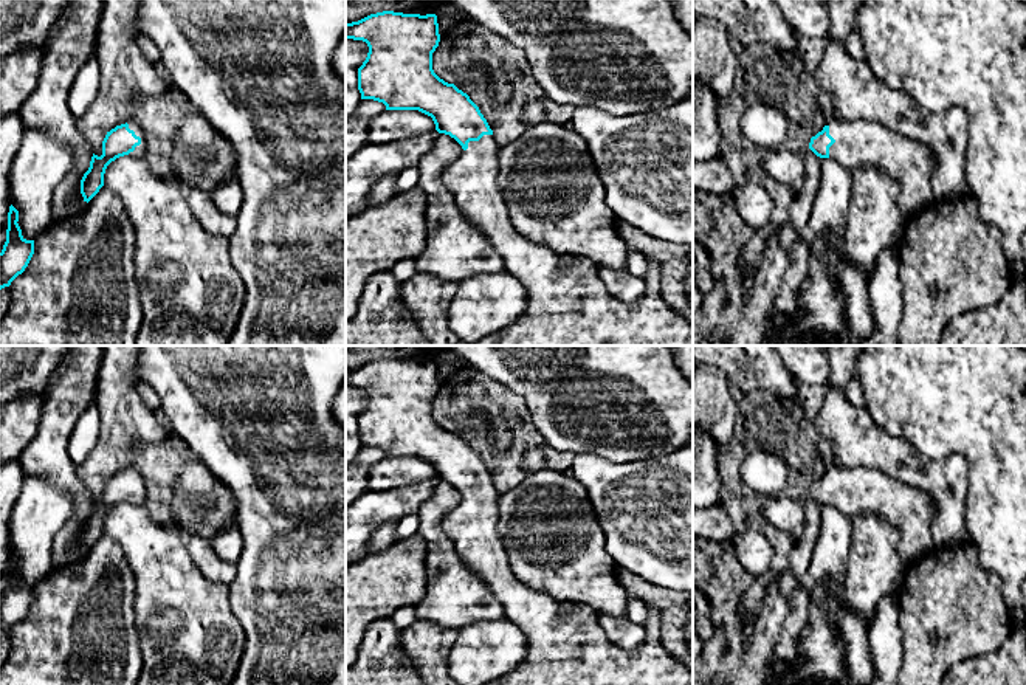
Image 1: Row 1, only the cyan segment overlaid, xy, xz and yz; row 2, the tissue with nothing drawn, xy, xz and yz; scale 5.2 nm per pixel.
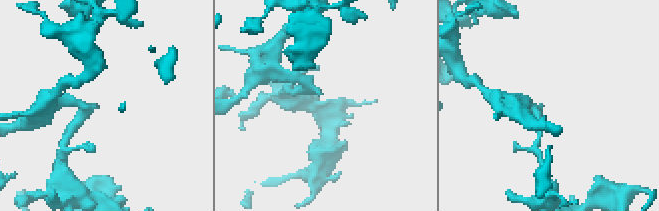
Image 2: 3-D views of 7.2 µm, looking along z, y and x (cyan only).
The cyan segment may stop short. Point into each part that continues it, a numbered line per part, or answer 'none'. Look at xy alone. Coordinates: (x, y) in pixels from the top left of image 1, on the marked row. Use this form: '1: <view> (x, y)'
1: xy (73, 41)

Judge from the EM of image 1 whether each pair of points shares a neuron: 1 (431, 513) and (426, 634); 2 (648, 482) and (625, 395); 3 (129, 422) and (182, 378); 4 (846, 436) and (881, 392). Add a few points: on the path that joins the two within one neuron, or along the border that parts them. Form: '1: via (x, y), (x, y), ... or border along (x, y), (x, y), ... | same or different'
1: border along (417, 617), (457, 629) | different
2: border along (676, 450), (623, 462), (605, 457) | different
3: border along (160, 413), (171, 431) | different
4: border along (864, 406), (867, 414), (881, 428), (893, 434) | different

